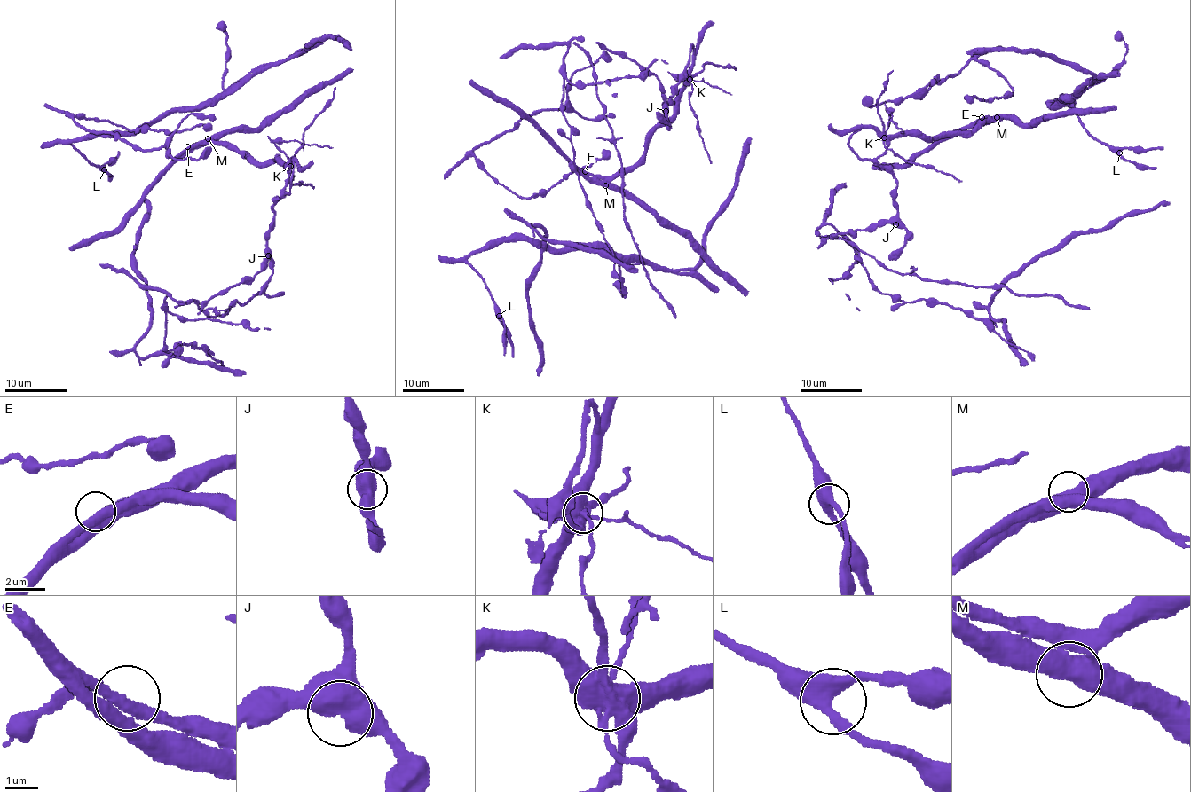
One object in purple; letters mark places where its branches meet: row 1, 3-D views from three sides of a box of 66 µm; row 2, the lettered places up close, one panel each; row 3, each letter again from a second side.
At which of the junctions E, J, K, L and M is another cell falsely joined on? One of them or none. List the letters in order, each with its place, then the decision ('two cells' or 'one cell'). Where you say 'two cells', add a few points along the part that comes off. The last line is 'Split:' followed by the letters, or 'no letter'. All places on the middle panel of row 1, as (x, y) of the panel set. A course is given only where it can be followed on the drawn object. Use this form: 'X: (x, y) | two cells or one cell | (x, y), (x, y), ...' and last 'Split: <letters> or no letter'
E: (585, 171) | one cell
J: (666, 111) | one cell
K: (690, 79) | two cells | (689, 79), (692, 82), (690, 102), (712, 163)
L: (499, 316) | one cell
M: (605, 185) | one cell
Split: K

